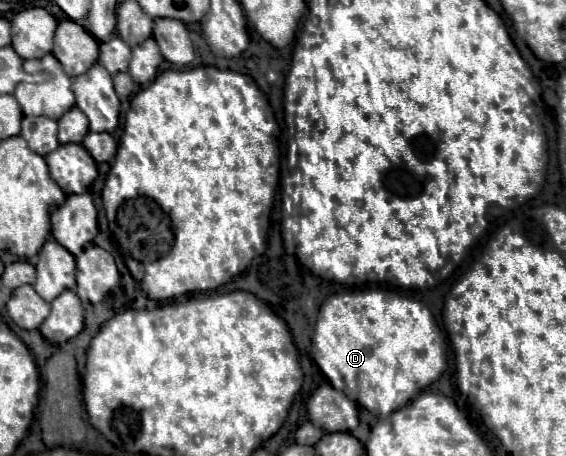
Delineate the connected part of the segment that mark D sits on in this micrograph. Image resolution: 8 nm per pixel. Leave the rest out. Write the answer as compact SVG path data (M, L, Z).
M356 289L356 291L332 294L328 296L328 298L324 300L324 304L320 306L320 312L318 312L318 320L316 320L312 338L312 358L316 360L316 364L320 366L320 370L324 372L324 376L330 380L330 384L332 384L336 390L342 390L350 400L358 402L358 404L364 406L368 412L372 412L372 414L376 414L376 416L380 416L380 418L388 418L394 410L402 408L410 398L414 398L414 396L420 394L426 386L430 386L432 382L436 382L436 380L440 378L440 374L442 374L444 368L446 368L446 344L444 344L444 336L442 336L440 328L436 326L436 322L434 322L434 318L432 318L432 312L430 312L421 301L401 296L388 290L368 289L365 292L365 290Z

